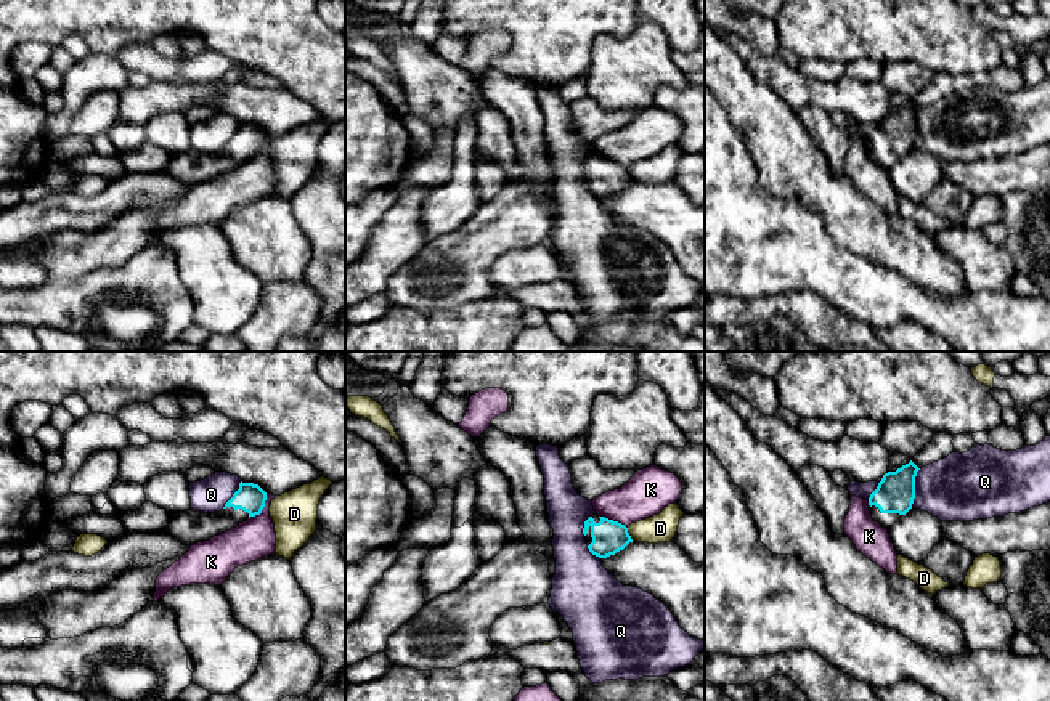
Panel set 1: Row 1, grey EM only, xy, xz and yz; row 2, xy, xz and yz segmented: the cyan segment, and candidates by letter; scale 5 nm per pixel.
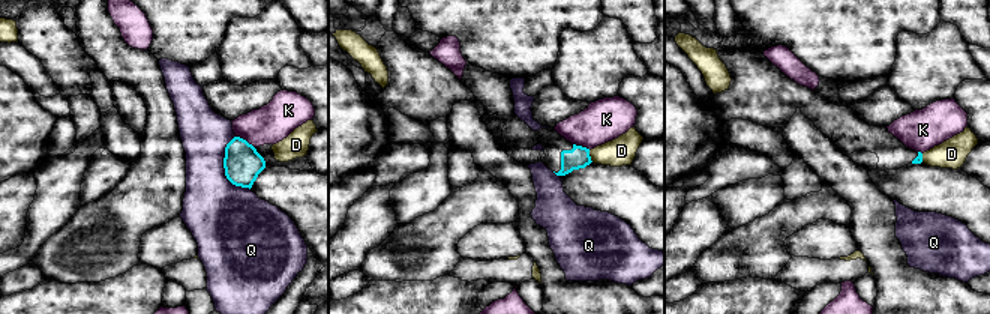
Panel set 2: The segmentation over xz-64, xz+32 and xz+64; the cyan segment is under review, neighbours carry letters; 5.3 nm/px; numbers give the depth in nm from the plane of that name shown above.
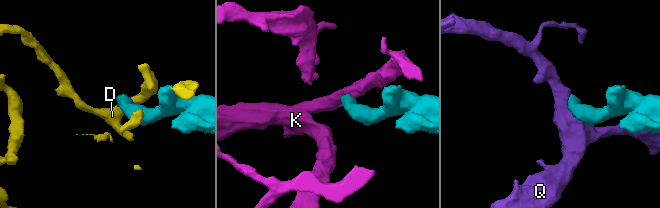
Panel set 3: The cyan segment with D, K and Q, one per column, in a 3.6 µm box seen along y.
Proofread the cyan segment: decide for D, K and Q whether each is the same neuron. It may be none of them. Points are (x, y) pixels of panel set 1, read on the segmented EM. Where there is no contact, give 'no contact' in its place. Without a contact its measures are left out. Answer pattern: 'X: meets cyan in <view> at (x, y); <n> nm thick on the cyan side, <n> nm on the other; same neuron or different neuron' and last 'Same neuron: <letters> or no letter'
D: meets cyan in xz at (628, 533); 170 nm thick on the cyan side, 140 nm on the other; different neuron
K: meets cyan in xy at (262, 509); 150 nm thick on the cyan side, 200 nm on the other; different neuron
Q: meets cyan in yz at (914, 488); 190 nm thick on the cyan side, 340 nm on the other; different neuron
Same neuron: no letter

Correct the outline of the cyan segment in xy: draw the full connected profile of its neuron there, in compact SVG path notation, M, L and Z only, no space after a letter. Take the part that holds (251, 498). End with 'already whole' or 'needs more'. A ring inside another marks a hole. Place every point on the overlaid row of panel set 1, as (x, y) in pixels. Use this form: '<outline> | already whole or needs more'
M239 483L239 489L220 512L204 513L185 510L172 513L164 533L177 537L186 545L209 541L225 531L236 528L250 517L260 515L267 500L267 492L254 483Z | needs more

